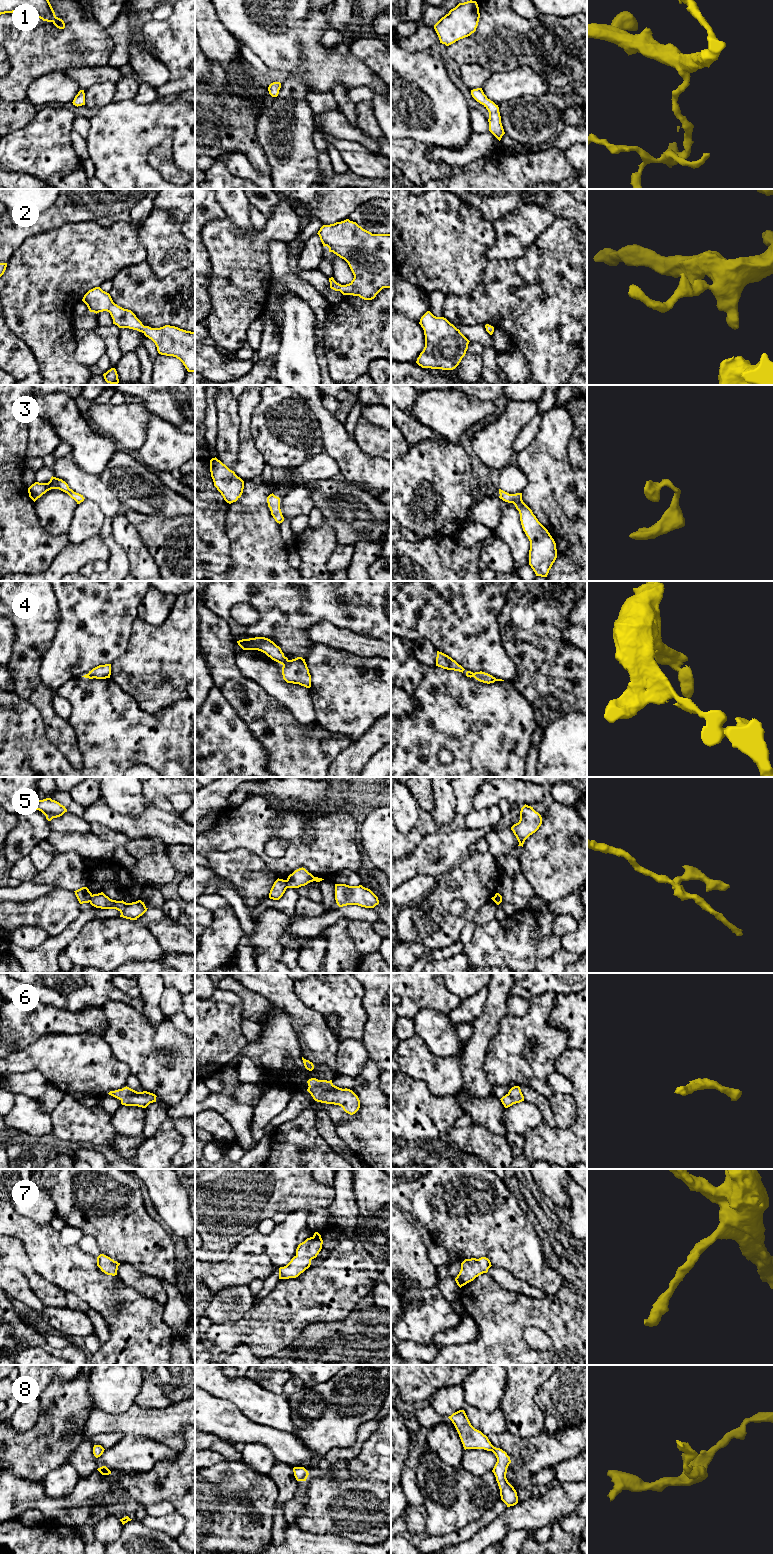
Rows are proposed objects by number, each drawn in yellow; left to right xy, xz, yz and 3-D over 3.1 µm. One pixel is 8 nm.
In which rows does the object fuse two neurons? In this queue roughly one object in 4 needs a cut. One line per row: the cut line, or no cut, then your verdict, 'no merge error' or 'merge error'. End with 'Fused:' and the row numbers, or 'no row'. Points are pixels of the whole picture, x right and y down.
1: no cut | no merge error
2: no cut | no merge error
3: no cut | no merge error
4: no cut | no merge error
5: xz (285, 880), (288, 887) | merge error
6: no cut | no merge error
7: no cut | no merge error
8: no cut | no merge error
Fused: 5

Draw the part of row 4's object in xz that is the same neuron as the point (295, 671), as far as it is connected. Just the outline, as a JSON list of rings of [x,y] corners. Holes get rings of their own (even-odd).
[[[255,637],[237,641],[243,650],[258,650],[265,653],[272,660],[283,665],[282,675],[287,683],[299,684],[306,688],[311,687],[311,675],[302,657],[289,660],[284,656],[281,648],[265,637]]]

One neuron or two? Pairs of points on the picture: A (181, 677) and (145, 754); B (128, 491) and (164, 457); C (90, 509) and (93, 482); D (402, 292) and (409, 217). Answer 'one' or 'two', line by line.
A: two
B: two
C: two
D: two

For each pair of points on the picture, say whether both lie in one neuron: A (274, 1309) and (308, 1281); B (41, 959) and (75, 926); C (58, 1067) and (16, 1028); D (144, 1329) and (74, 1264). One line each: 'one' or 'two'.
A: one
B: one
C: two
D: one

